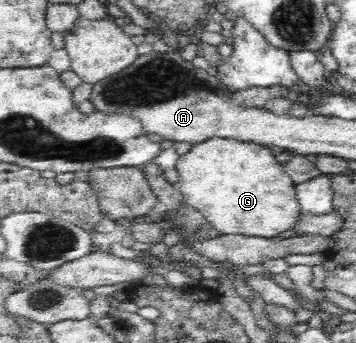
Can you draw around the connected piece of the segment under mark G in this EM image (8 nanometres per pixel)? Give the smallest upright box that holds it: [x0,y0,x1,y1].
[176,138,302,239]

